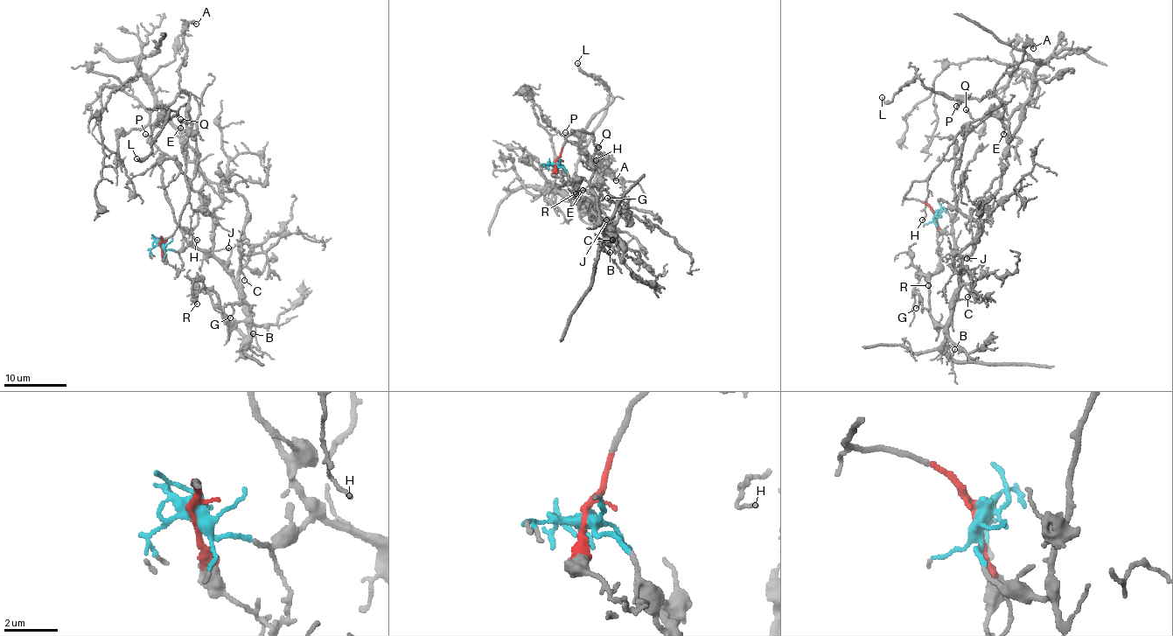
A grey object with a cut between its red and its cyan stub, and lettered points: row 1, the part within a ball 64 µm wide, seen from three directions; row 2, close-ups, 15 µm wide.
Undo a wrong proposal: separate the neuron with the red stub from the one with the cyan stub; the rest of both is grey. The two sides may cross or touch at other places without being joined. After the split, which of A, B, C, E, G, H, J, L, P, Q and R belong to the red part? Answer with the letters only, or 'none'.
A, E, H, L, P, Q

